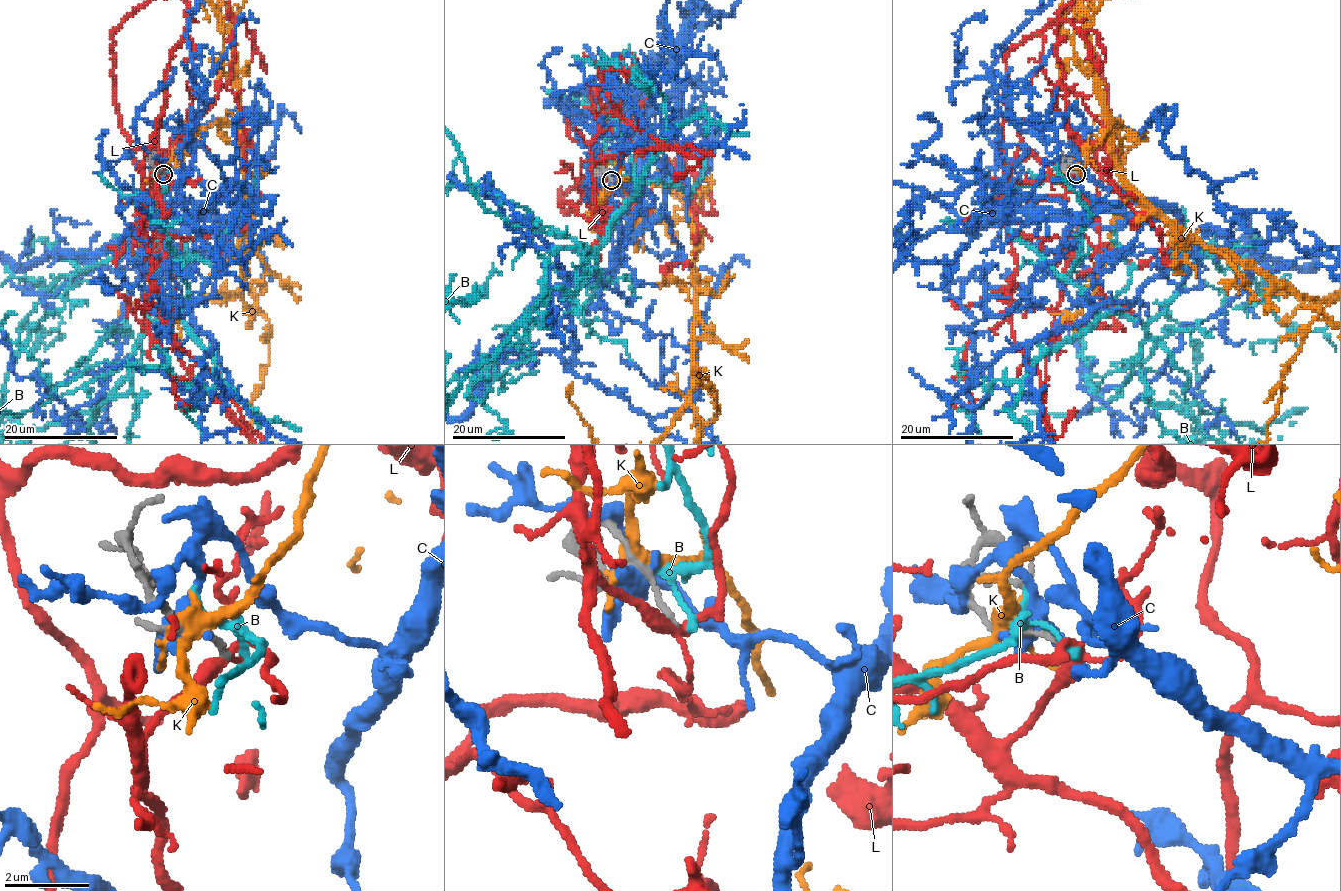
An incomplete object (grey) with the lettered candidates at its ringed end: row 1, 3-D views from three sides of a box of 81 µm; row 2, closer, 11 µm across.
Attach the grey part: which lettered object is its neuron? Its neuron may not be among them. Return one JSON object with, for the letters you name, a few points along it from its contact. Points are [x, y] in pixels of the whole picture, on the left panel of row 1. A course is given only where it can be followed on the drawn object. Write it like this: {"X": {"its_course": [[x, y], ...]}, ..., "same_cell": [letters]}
{"same_cell": []}

